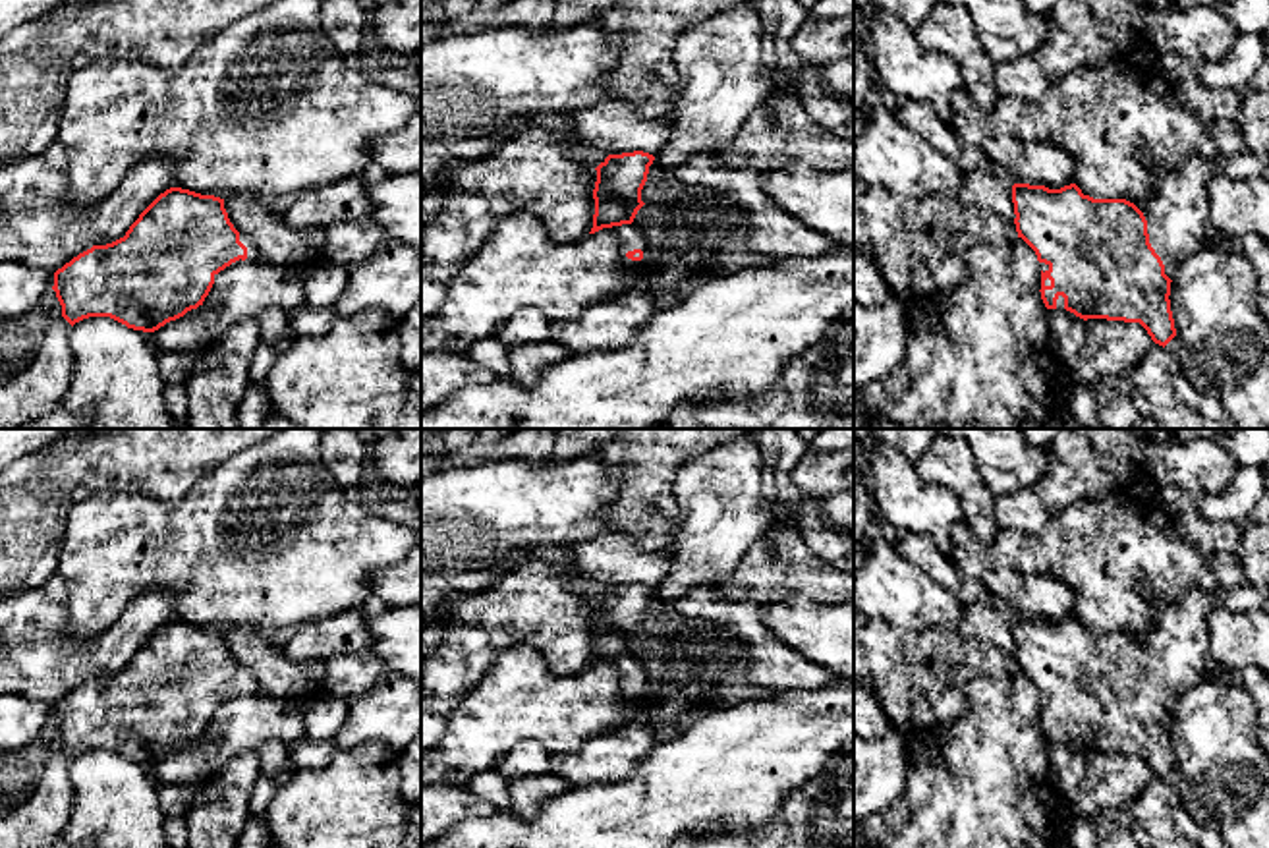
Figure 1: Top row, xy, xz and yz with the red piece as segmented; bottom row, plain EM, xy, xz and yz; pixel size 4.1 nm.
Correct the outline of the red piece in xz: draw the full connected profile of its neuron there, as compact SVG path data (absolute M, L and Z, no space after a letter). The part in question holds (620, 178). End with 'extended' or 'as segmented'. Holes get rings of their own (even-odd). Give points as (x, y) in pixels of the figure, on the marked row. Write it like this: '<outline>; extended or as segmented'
M634 151L608 155L595 168L595 214L589 234L612 228L620 241L622 261L639 270L649 269L655 261L655 234L634 222L637 211L645 205L641 189L653 160L653 155Z; extended

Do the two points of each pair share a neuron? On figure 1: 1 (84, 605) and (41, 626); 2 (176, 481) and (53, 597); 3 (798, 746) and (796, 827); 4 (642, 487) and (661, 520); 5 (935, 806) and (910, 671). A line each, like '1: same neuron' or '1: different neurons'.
1: different neurons
2: different neurons
3: different neurons
4: same neuron
5: different neurons

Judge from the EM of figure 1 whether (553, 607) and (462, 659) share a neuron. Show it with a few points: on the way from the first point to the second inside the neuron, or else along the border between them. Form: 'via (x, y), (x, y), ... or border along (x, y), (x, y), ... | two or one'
via (530, 609), (512, 613), (485, 638) | one

